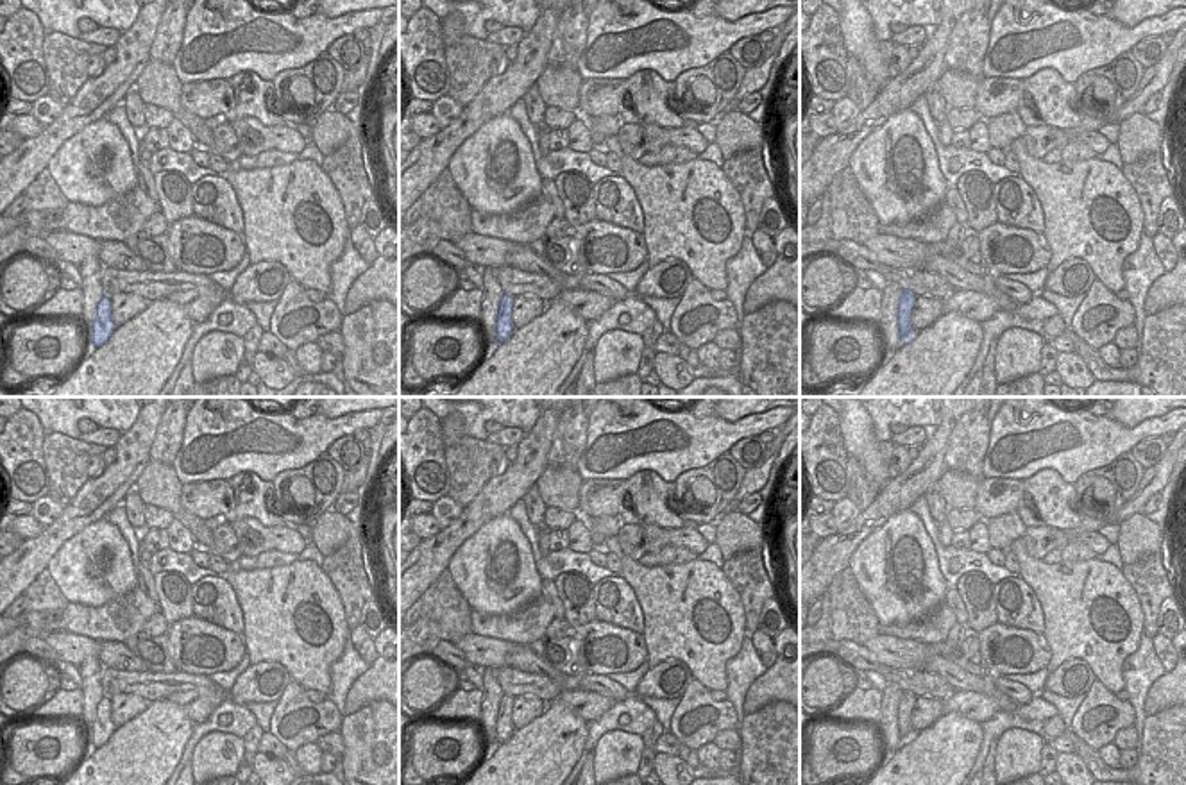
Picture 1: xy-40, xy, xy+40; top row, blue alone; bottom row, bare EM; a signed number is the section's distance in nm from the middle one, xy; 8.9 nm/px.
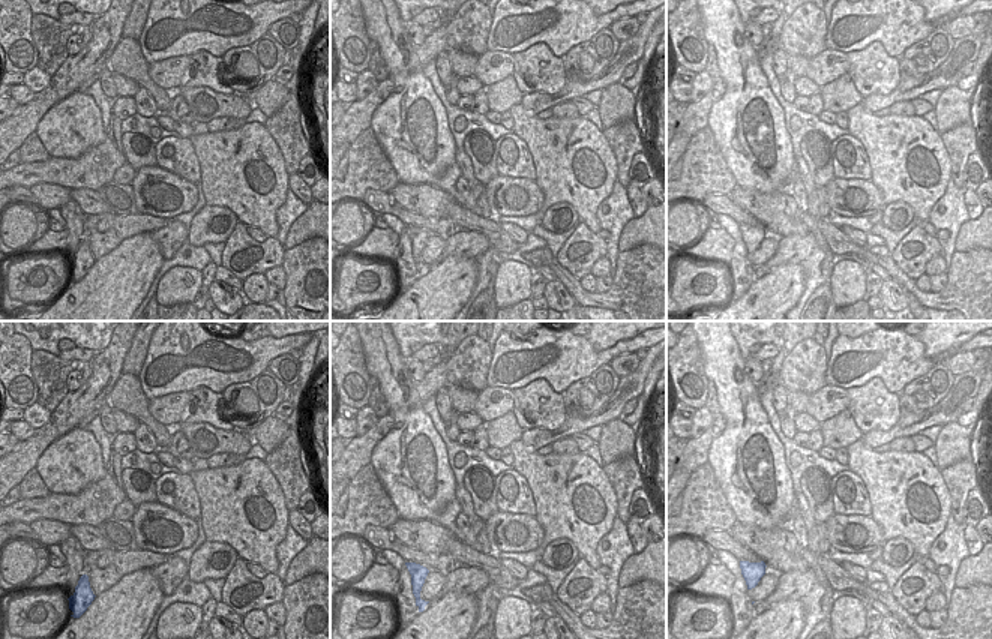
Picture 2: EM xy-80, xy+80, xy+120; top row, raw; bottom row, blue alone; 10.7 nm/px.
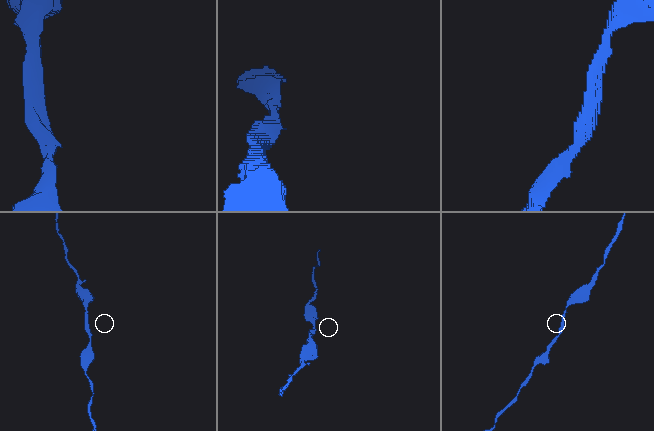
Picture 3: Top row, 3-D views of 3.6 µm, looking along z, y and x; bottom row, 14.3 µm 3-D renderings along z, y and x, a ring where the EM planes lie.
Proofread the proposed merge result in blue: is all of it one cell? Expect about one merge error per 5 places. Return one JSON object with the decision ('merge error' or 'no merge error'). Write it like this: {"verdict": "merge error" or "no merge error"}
{"verdict": "no merge error"}

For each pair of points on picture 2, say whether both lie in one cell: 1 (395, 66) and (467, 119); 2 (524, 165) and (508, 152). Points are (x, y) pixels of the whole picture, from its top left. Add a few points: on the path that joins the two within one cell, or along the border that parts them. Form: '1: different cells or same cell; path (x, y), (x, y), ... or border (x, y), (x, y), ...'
1: different cells; border (422, 72), (444, 108), (450, 131)
2: same cell; path (520, 164), (512, 156)

